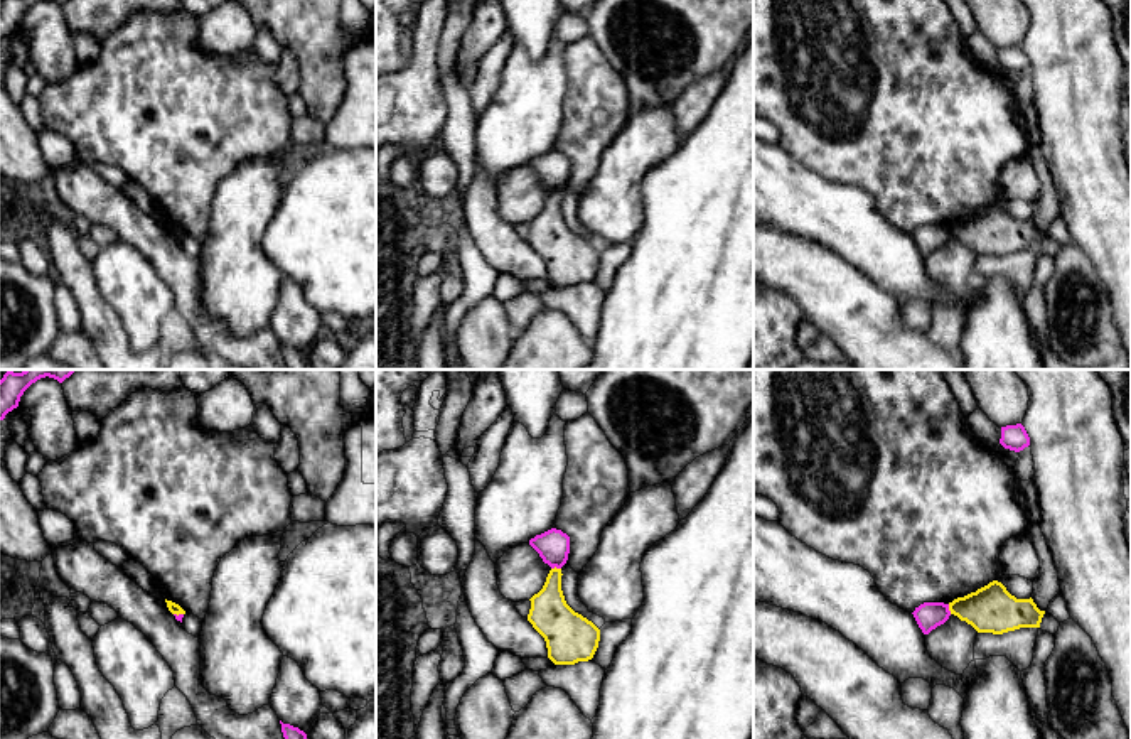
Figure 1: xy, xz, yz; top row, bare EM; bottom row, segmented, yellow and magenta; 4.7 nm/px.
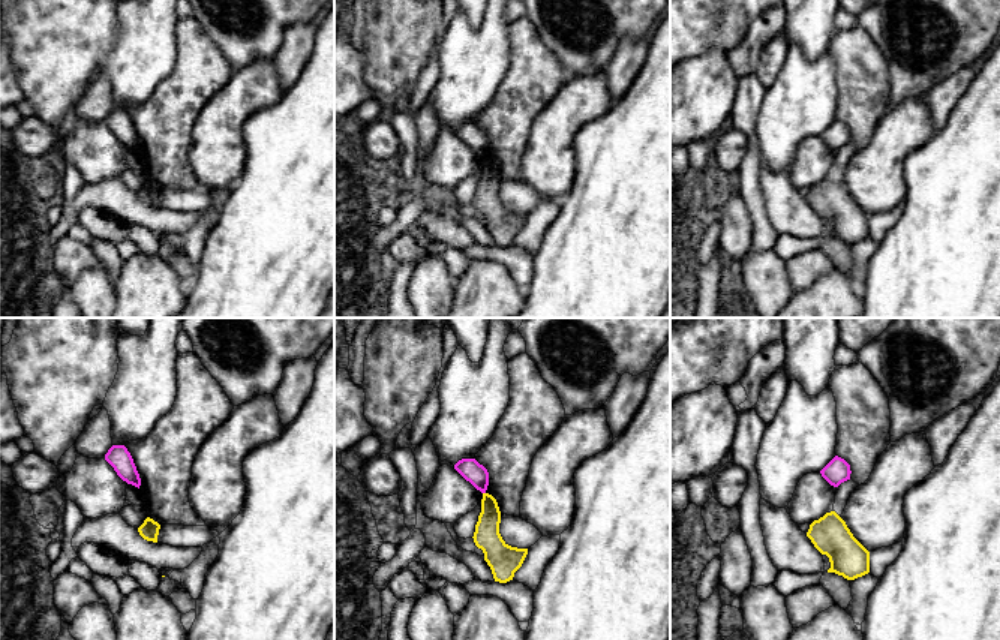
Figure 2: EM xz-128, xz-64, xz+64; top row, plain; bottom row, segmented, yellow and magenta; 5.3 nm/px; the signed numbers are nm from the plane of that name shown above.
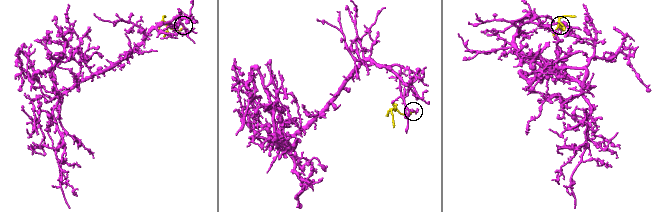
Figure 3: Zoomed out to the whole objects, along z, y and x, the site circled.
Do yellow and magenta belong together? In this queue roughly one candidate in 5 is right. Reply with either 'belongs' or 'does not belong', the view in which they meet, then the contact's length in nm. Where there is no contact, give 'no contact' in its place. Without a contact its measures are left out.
does not belong | xz | 50 nm

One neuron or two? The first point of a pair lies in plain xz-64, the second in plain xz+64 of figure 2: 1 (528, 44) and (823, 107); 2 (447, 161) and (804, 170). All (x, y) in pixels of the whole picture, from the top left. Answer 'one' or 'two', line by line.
1: two
2: one

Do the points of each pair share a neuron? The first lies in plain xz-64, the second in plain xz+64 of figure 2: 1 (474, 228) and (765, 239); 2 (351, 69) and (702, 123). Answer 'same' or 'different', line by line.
1: different
2: same

